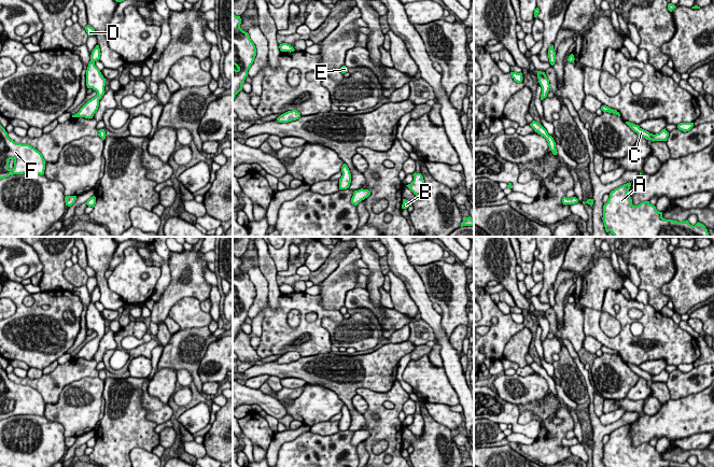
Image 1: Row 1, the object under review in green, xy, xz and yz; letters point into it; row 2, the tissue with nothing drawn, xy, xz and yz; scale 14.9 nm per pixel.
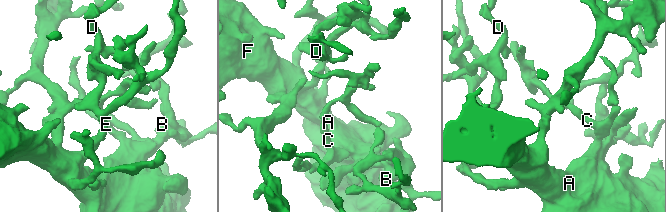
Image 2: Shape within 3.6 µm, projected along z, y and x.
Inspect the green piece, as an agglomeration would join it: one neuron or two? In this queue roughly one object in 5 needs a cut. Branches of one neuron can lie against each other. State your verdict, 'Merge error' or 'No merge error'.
No merge error

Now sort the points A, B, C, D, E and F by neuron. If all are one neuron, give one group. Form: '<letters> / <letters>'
A B C D E F

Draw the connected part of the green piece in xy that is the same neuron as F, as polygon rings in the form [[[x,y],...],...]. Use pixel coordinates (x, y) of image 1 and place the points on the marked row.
[[[0,125],[0,180],[13,174],[44,174],[42,154],[29,144],[16,143]]]

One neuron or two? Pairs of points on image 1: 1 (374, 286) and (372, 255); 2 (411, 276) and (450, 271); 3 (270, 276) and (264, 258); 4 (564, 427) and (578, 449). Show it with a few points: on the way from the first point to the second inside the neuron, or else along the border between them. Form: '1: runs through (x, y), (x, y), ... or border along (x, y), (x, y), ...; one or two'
1: runs through (375, 279), (373, 263); one
2: border along (412, 266), (429, 298); two
3: runs through (269, 271), (266, 263); one
4: border along (569, 448), (572, 454); two

